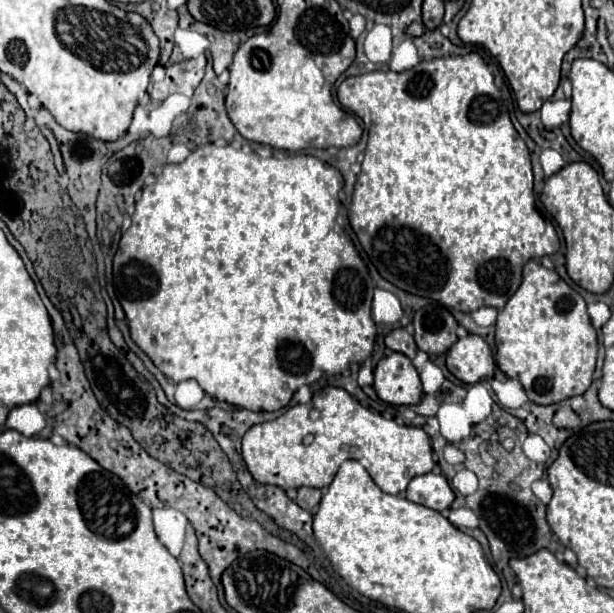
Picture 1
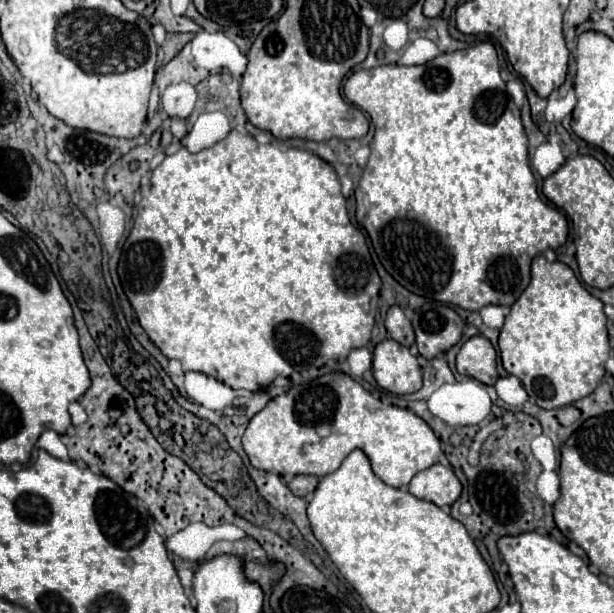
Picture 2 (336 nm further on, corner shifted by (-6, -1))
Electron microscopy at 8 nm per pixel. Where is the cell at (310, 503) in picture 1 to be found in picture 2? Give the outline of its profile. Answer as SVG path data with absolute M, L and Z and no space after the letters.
M299 474L299 476L293 476L293 478L291 478L289 488L291 488L291 492L293 492L295 496L305 498L307 494L311 494L311 492L315 490L317 482L319 482L317 476L303 476L303 474Z

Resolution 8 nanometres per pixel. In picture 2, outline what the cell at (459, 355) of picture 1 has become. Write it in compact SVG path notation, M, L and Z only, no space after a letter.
M477 334L469 338L457 354L457 372L471 376L483 384L495 384L497 374L497 352L493 344Z

